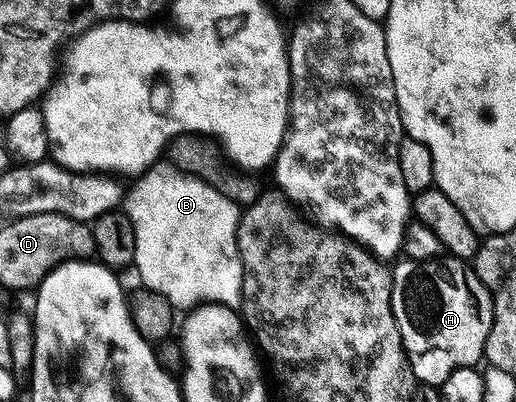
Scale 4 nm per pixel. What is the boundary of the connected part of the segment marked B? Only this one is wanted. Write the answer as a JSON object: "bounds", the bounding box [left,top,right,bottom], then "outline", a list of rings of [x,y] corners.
{"bounds":[123,162,245,310],"outline":[[[172,162],[153,164],[130,184],[133,185],[123,196],[123,211],[135,230],[133,262],[135,272],[141,275],[140,283],[166,296],[177,310],[192,310],[204,303],[224,304],[226,308],[236,309],[241,303],[241,279],[245,273],[237,252],[238,205],[207,181],[177,168]]]}

